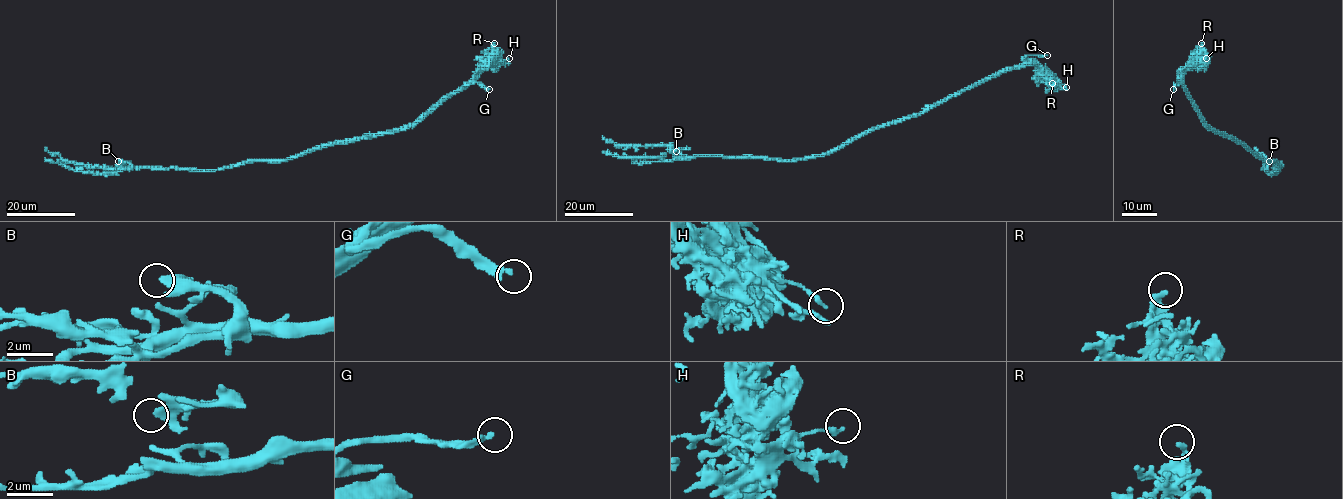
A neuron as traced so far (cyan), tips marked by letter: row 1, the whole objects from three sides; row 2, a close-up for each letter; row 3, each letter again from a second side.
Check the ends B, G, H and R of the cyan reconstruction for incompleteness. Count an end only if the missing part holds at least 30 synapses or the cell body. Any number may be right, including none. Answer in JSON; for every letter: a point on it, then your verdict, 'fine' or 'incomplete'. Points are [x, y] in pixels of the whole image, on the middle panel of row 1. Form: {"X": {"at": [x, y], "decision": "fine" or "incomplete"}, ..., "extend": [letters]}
{"B": {"at": [676, 151], "decision": "fine"}, "G": {"at": [1047, 55], "decision": "incomplete"}, "H": {"at": [1066, 87], "decision": "fine"}, "R": {"at": [1052, 83], "decision": "fine"}, "extend": ["G"]}

